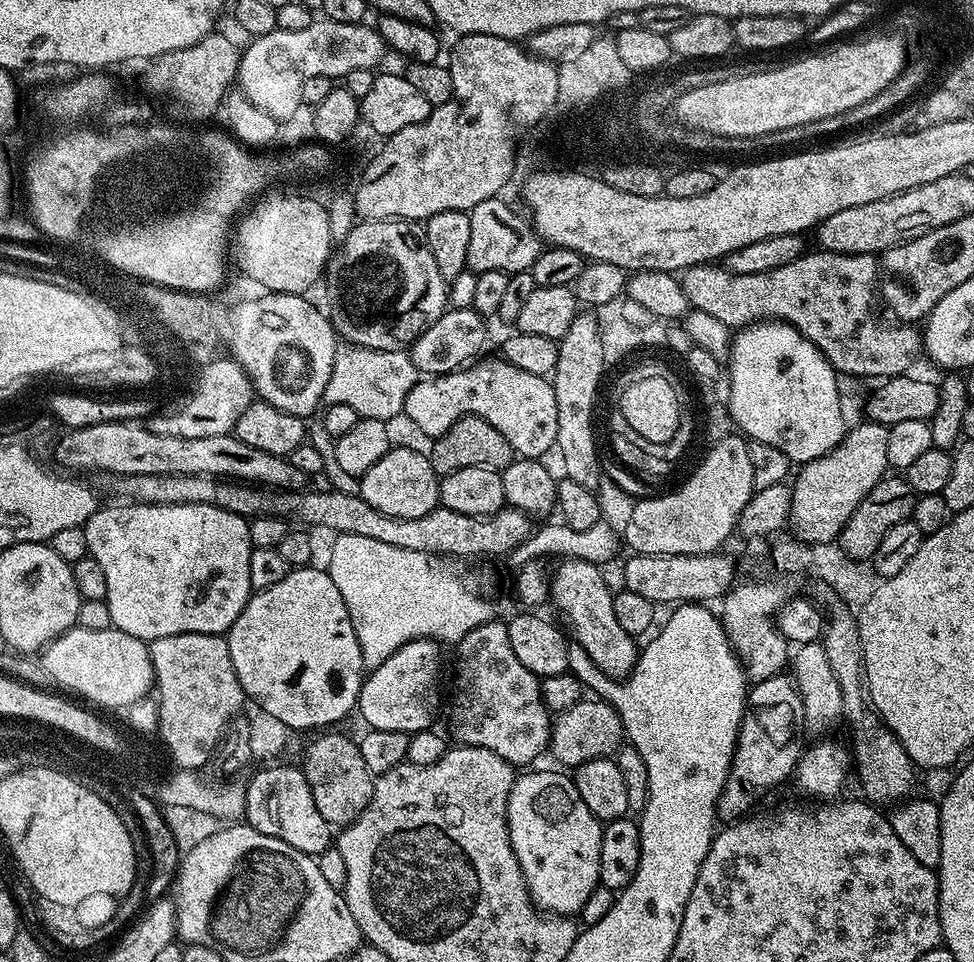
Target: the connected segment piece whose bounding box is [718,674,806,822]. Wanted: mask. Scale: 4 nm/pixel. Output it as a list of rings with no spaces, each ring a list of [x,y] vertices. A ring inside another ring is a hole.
[[[791,675],[771,676],[757,680],[748,689],[748,703],[744,705],[744,717],[736,739],[736,753],[726,778],[726,786],[720,795],[718,809],[721,817],[729,816],[735,822],[745,815],[744,812],[759,796],[764,796],[775,784],[791,777],[800,761],[802,745],[805,743],[804,711],[802,698],[796,689]]]

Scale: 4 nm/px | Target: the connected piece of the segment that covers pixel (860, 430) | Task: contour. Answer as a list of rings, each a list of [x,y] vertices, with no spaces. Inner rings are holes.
[[[863,423],[857,428],[849,427],[834,450],[803,465],[795,473],[796,481],[794,476],[790,484],[792,501],[788,515],[791,535],[795,539],[809,546],[833,543],[846,526],[850,514],[854,514],[858,502],[862,502],[862,498],[866,498],[889,471],[886,458],[888,428],[883,424]]]

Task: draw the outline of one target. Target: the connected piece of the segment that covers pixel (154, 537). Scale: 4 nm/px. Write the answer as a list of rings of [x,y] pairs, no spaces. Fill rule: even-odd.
[[[120,503],[124,504],[116,504],[113,508],[97,507],[96,513],[82,526],[86,534],[88,555],[94,557],[98,566],[102,566],[102,571],[106,573],[106,600],[110,606],[112,627],[145,642],[166,638],[174,634],[186,634],[187,632],[210,634],[211,636],[227,633],[232,623],[238,618],[238,614],[242,614],[249,596],[254,591],[250,586],[250,554],[253,547],[248,533],[248,520],[230,510],[222,510],[213,504]]]

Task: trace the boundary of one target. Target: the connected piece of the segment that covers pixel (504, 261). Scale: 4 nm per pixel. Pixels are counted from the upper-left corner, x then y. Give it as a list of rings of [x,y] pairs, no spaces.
[[[504,198],[478,202],[468,213],[470,218],[470,246],[466,246],[466,262],[471,271],[479,274],[486,270],[502,270],[509,274],[527,272],[534,258],[542,250],[540,235],[527,215],[515,212]]]

